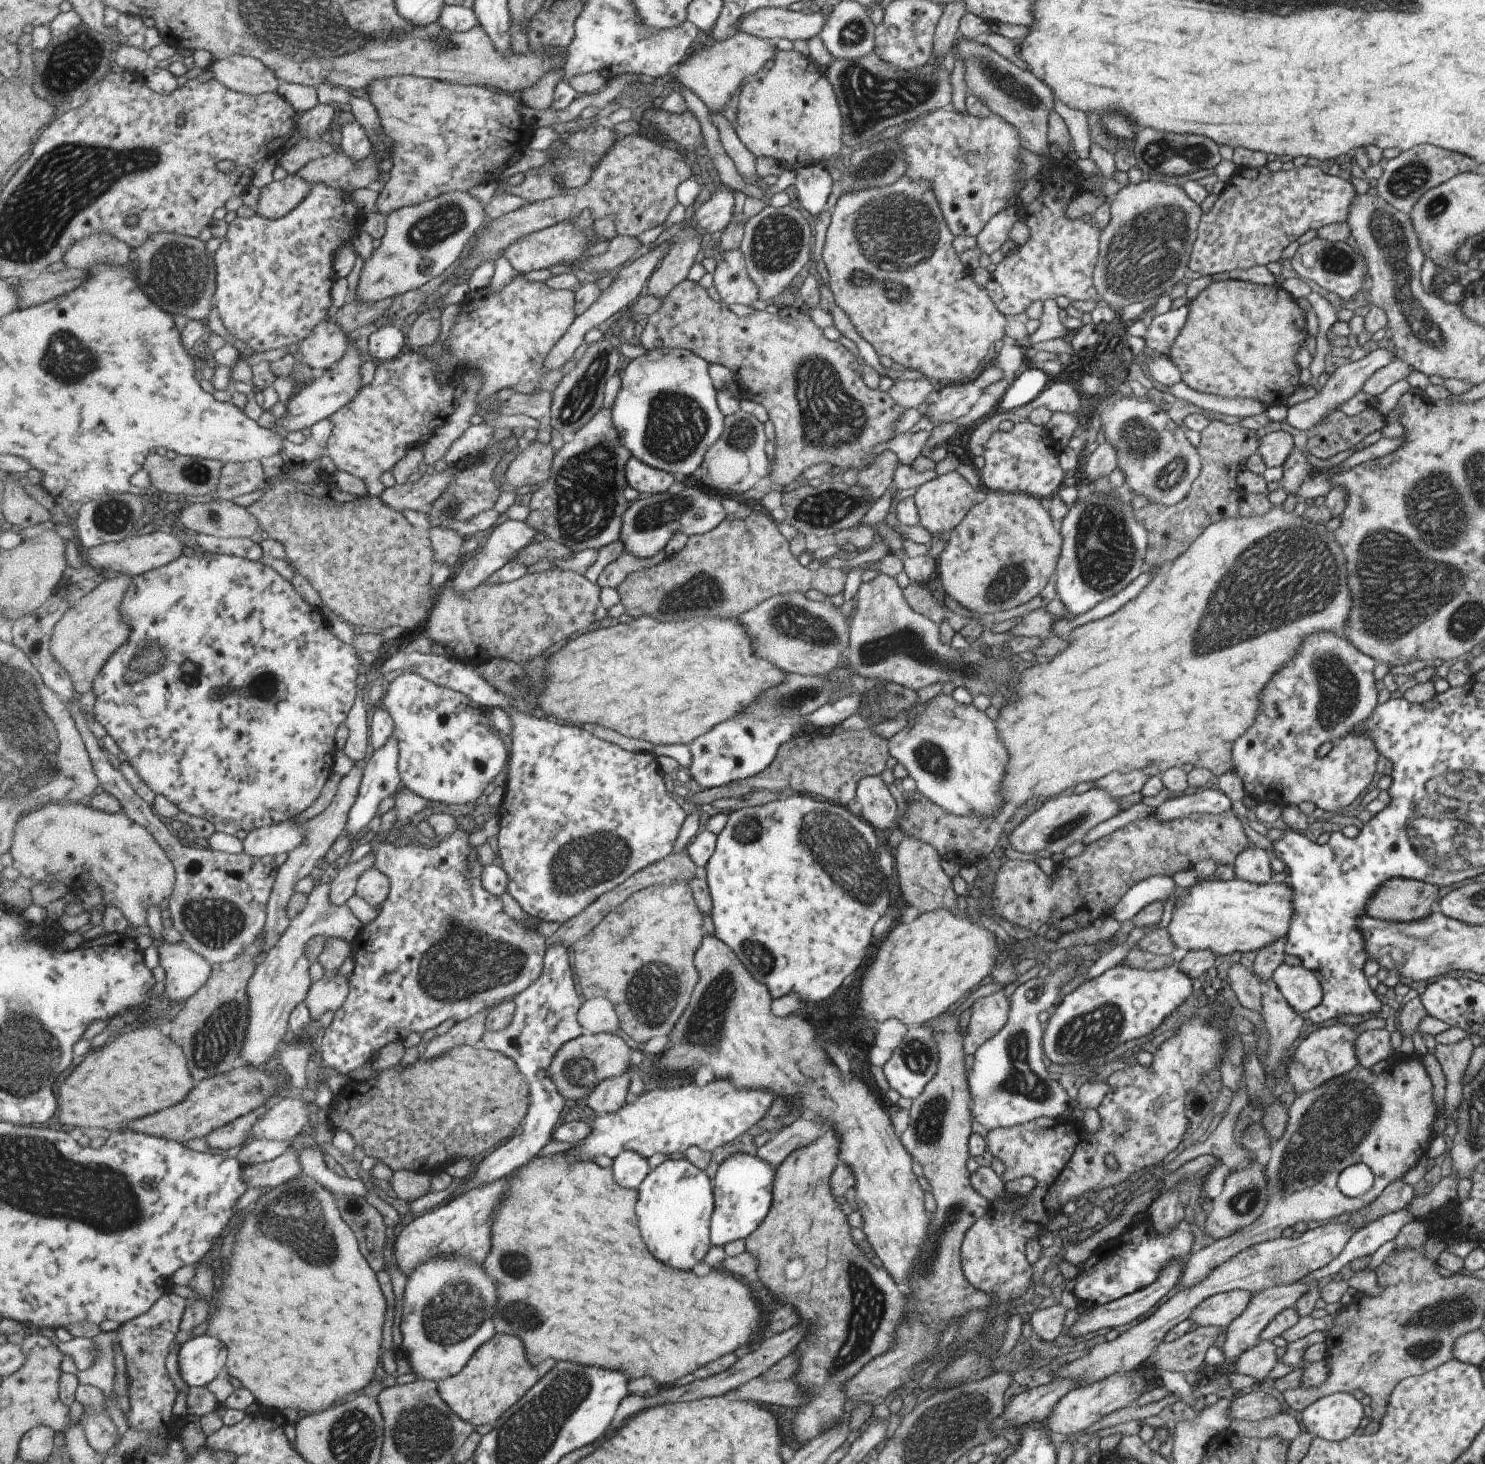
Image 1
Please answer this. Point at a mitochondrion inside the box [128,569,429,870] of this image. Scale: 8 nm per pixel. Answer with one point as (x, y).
(260, 688)

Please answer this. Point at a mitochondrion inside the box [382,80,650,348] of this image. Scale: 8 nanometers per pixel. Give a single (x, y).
(448, 218)

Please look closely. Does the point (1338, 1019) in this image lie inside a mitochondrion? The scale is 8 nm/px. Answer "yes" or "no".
no

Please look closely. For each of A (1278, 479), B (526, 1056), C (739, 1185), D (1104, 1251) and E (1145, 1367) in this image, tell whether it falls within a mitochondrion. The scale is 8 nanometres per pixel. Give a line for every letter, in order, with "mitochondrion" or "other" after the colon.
A: other
B: other
C: other
D: other
E: other

